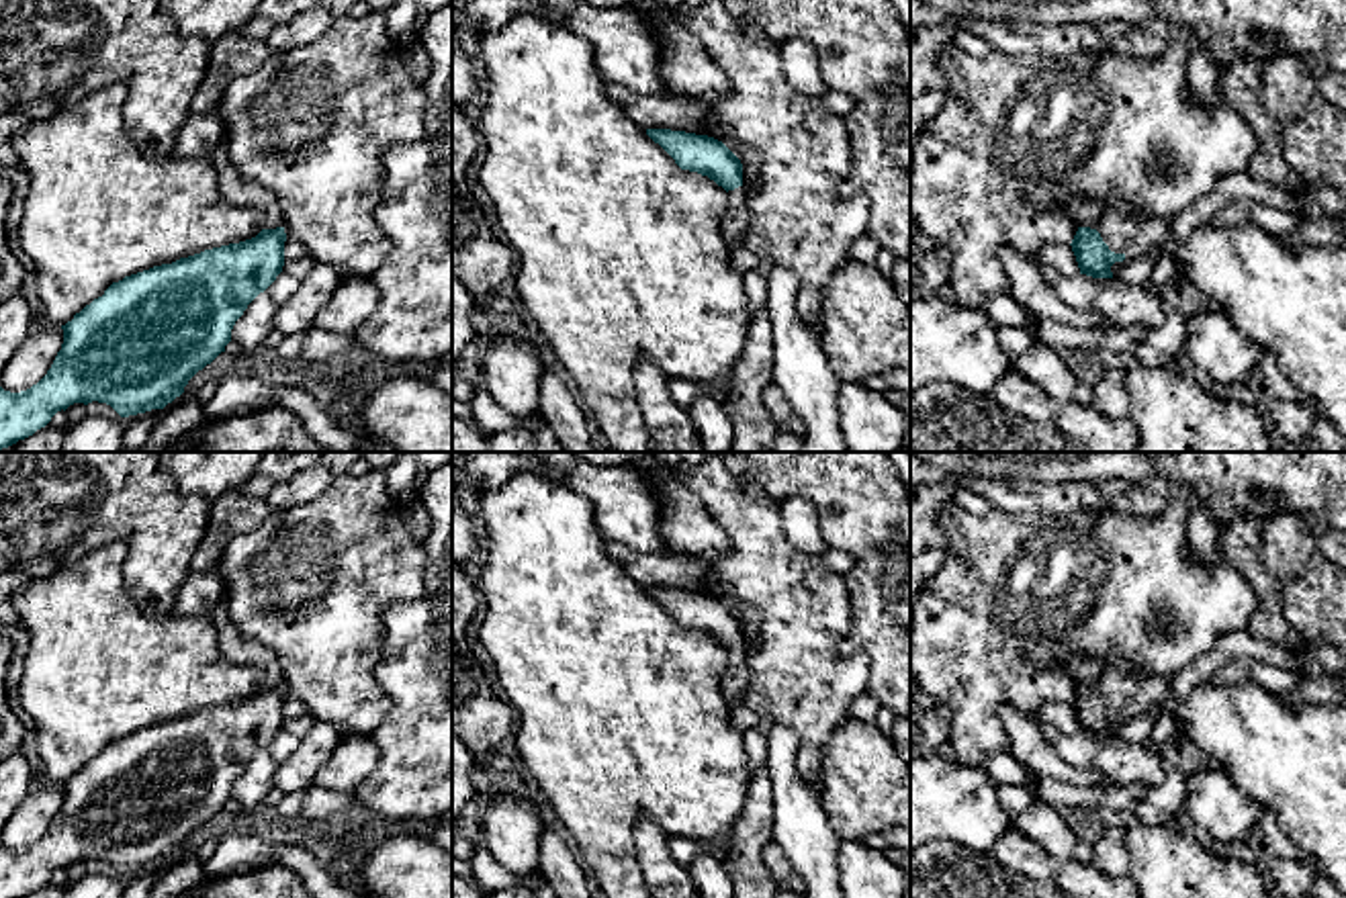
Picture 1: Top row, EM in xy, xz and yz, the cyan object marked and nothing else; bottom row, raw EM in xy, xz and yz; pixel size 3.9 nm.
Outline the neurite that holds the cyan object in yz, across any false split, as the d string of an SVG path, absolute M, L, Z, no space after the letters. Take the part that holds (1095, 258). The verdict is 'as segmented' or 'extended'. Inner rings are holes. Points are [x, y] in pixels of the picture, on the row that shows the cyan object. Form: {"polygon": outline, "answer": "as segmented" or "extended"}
{"polygon": "M1107 209L1098 227L1078 227L1072 239L1080 274L1113 278L1111 266L1125 256L1141 258L1158 252L1170 237L1172 223L1162 217L1125 217Z", "answer": "extended"}

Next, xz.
{"polygon": "M646 129L681 170L708 176L726 190L726 205L720 217L720 231L732 252L743 245L749 223L749 190L743 186L741 160L718 139L671 129Z", "answer": "extended"}

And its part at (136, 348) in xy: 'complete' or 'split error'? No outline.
complete

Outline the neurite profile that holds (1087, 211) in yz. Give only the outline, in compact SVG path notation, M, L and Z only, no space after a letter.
M1078 196L1070 200L1068 213L1078 223L1078 227L1096 229L1107 207L1090 196Z

